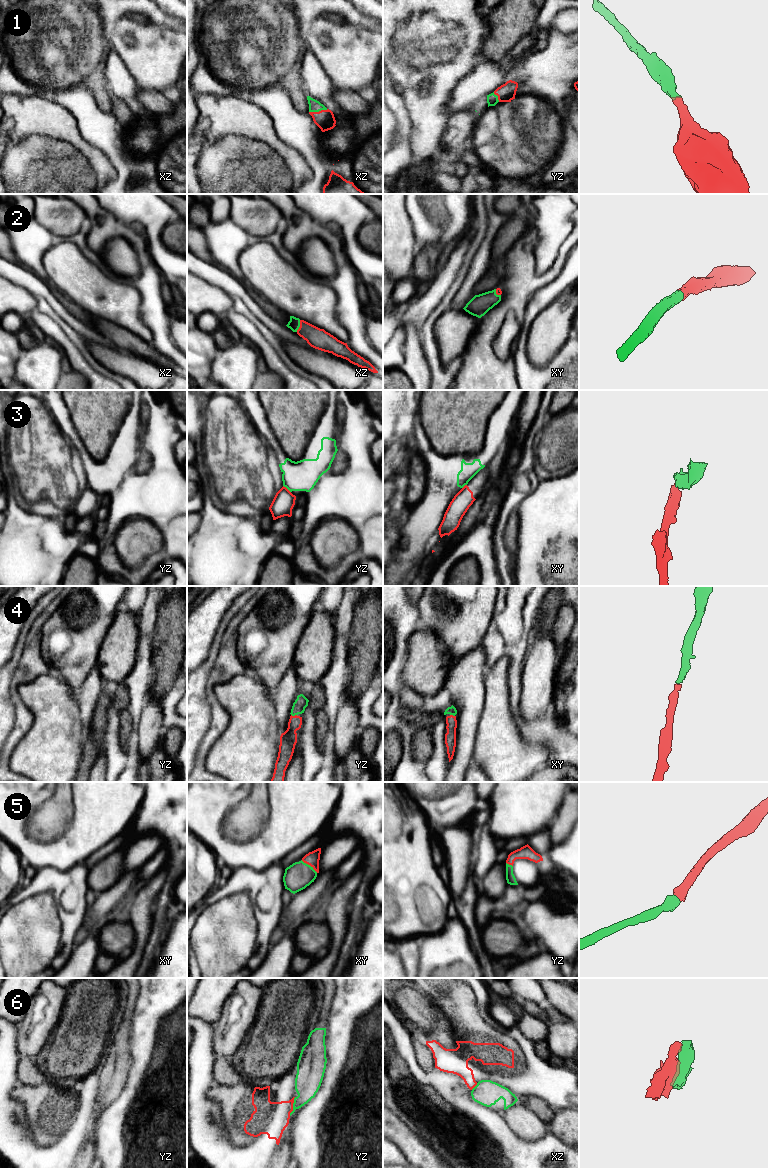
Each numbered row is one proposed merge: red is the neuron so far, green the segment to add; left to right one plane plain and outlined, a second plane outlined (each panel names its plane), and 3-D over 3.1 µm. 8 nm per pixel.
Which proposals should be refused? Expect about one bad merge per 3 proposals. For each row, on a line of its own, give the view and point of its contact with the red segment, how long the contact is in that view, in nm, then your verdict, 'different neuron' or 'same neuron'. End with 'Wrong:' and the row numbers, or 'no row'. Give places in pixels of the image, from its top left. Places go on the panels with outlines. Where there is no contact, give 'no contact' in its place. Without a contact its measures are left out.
1: meets red in xz at (319, 111); contact 150 nm long; same neuron
2: meets red in xz at (300, 326); contact 100 nm long; same neuron
3: meets red in yz at (287, 489); contact 90 nm long; different neuron
4: meets red in yz at (295, 715); contact 50 nm long; same neuron
5: meets red in xy at (309, 864); contact 170 nm long; same neuron
6: meets red in yz at (292, 1106); contact 160 nm long; different neuron
Wrong: 3, 6

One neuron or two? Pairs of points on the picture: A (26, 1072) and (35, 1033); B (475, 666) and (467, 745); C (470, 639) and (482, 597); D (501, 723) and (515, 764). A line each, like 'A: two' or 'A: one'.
A: two
B: one
C: one
D: one

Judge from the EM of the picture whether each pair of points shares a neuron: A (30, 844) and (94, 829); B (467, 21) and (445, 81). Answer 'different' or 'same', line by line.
A: same
B: same

